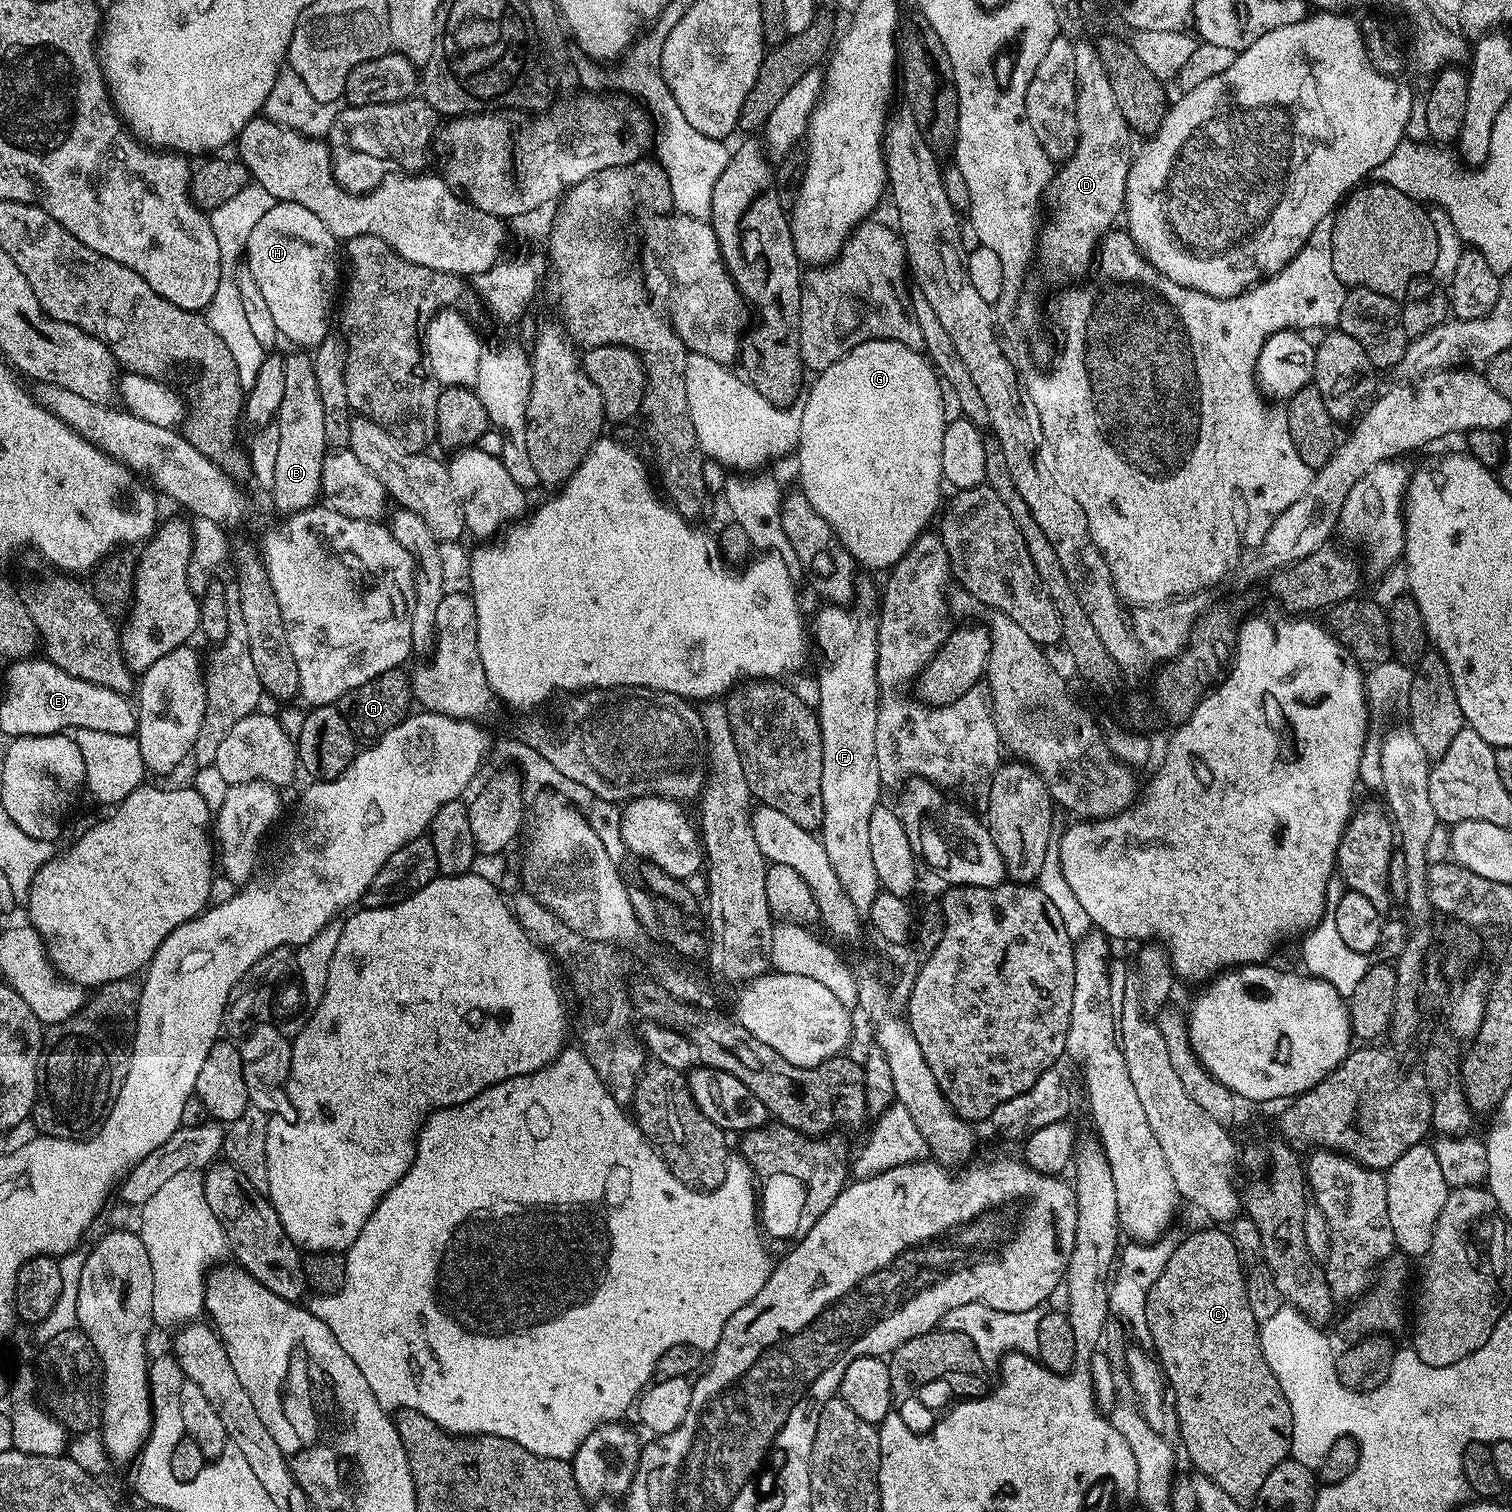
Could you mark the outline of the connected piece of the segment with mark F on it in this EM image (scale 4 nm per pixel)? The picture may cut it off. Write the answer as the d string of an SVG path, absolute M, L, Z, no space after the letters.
M861 579L856 585L856 595L851 604L847 606L824 606L824 609L816 616L816 640L814 642L820 646L820 652L824 655L824 660L828 665L820 672L820 681L816 684L816 692L820 695L820 701L815 701L814 708L820 718L820 733L822 734L822 826L819 831L822 833L822 841L825 846L826 855L830 858L830 863L834 868L834 873L841 882L841 889L846 892L847 898L854 904L858 912L868 914L871 904L877 895L882 891L878 880L878 873L874 870L873 855L870 854L870 814L874 808L881 803L880 792L880 771L878 770L878 758L876 757L876 747L874 746L874 730L878 722L878 710L880 709L880 687L876 677L876 659L878 658L878 626L880 625L880 598L881 593L871 584L870 581Z

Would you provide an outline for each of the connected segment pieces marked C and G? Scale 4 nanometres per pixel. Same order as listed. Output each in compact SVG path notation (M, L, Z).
M1208 1227L1212 1228L1200 1228L1197 1232L1190 1233L1185 1240L1181 1239L1177 1243L1174 1254L1170 1254L1170 1262L1166 1262L1166 1270L1162 1270L1158 1282L1154 1282L1154 1286L1150 1286L1150 1294L1146 1298L1146 1314L1142 1324L1143 1327L1148 1327L1148 1336L1152 1339L1153 1346L1156 1347L1154 1355L1164 1370L1164 1378L1168 1382L1170 1396L1174 1401L1176 1424L1178 1429L1180 1428L1180 1440L1184 1443L1184 1448L1188 1451L1193 1466L1196 1467L1195 1471L1201 1476L1210 1478L1222 1490L1226 1490L1226 1494L1230 1494L1230 1498L1234 1498L1234 1502L1251 1506L1255 1504L1258 1490L1262 1490L1262 1482L1266 1482L1270 1470L1274 1470L1274 1466L1278 1466L1278 1462L1289 1459L1292 1451L1292 1411L1274 1370L1270 1370L1270 1362L1266 1362L1266 1354L1262 1354L1260 1324L1254 1318L1254 1310L1250 1310L1246 1269L1240 1262L1238 1250L1234 1246L1231 1235L1225 1229L1224 1232L1220 1229L1223 1227Z
M867 340L854 350L850 350L838 362L834 362L822 373L815 377L816 381L807 389L800 408L800 484L799 491L810 498L810 506L830 522L834 534L842 542L842 546L863 569L884 568L891 570L899 560L910 550L912 543L924 535L928 524L937 515L941 507L940 484L945 483L944 471L942 470L942 434L944 433L945 422L943 420L942 390L940 389L941 377L935 368L932 367L927 355L915 348L907 348L897 340Z

